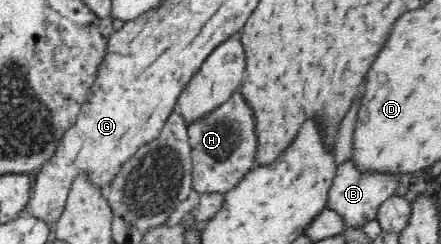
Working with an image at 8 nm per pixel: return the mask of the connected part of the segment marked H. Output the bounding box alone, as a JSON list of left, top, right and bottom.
[187,87,256,194]

